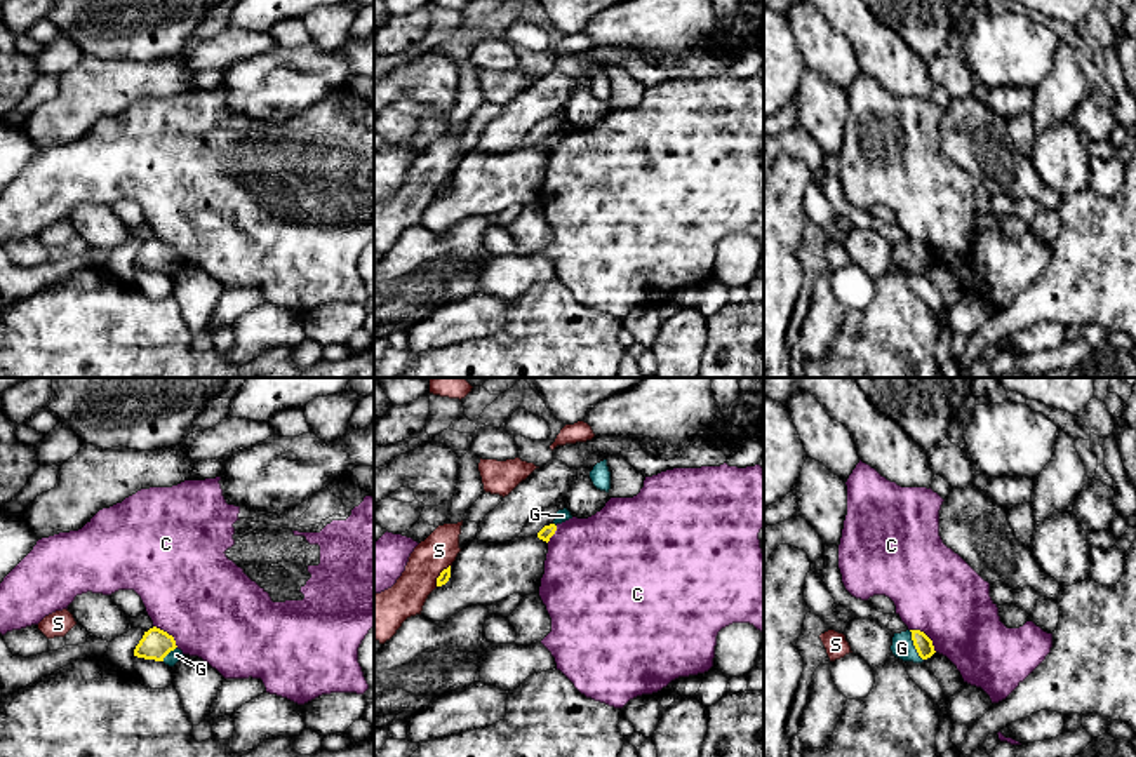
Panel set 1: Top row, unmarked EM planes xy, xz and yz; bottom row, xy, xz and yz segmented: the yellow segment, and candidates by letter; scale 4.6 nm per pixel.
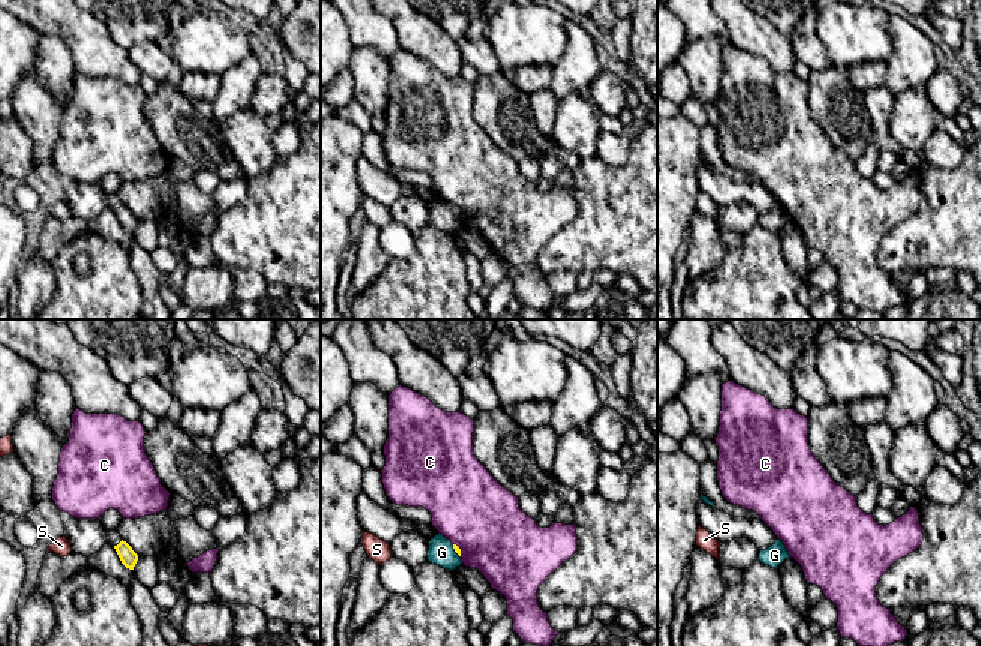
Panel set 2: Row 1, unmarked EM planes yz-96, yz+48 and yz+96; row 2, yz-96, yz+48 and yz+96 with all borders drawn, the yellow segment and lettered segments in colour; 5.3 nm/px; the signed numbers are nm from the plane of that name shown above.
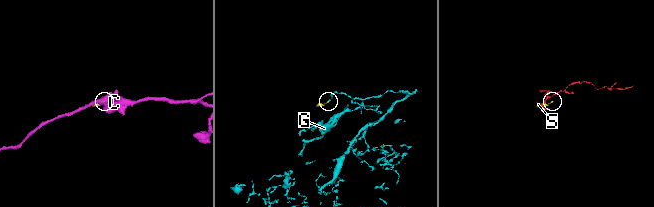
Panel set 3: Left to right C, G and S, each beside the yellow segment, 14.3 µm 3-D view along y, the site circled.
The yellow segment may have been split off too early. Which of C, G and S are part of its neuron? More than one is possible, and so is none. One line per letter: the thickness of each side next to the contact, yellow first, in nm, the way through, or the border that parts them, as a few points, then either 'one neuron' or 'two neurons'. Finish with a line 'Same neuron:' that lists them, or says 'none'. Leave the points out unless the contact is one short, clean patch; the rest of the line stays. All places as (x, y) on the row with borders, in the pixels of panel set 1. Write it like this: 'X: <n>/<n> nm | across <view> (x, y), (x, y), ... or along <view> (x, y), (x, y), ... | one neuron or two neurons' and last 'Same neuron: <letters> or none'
C: 80/400 nm | along yz (910, 629), (919, 629), (936, 651) | two neurons
G: 80/100 nm | across yz (924, 646), (914, 644), (902, 648) | one neuron
S: 50/170 nm | two neurons
Same neuron: G

